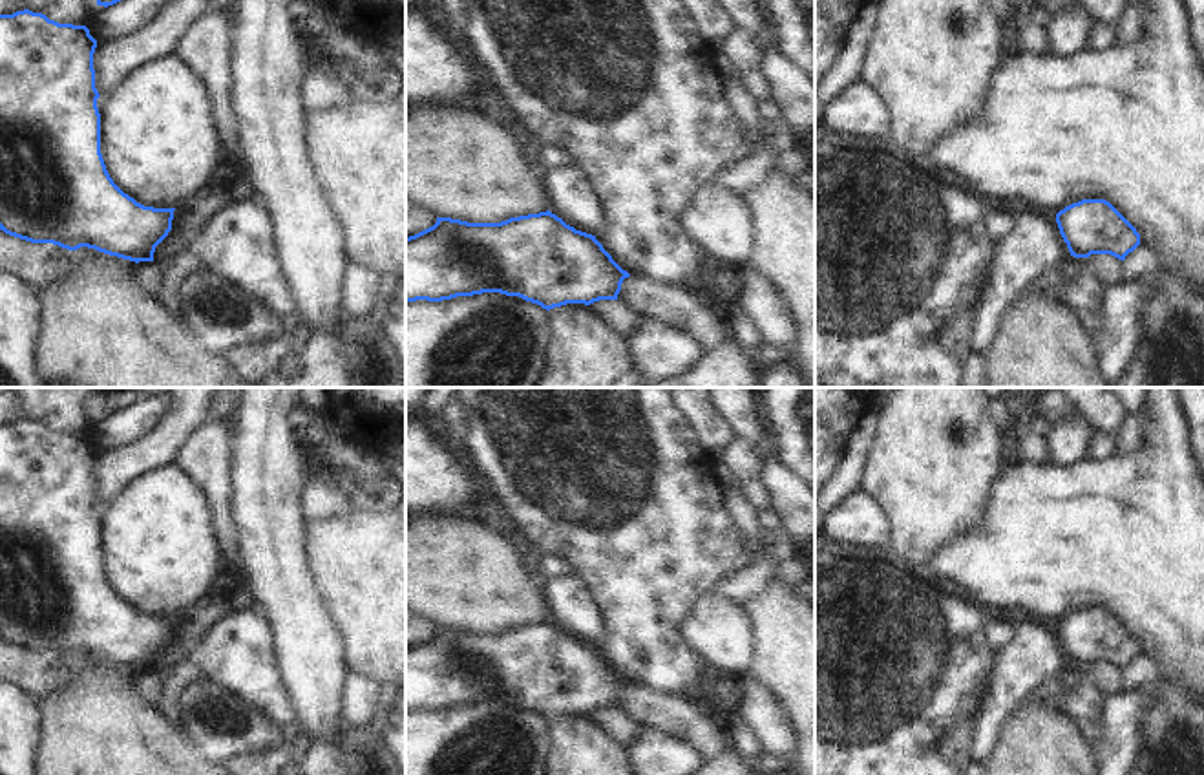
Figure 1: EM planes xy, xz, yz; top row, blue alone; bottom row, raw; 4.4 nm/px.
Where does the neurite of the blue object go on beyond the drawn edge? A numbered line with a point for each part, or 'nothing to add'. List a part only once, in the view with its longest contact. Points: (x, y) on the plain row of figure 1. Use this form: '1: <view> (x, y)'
nothing to add

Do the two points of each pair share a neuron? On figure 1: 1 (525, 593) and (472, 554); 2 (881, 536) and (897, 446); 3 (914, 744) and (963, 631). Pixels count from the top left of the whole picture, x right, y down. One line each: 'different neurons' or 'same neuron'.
1: same neuron
2: different neurons
3: same neuron

